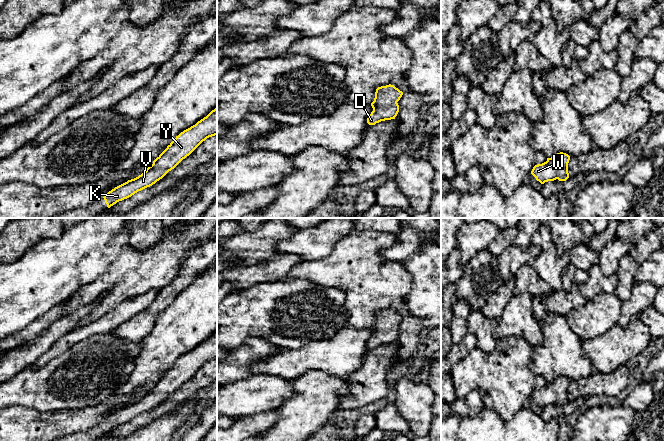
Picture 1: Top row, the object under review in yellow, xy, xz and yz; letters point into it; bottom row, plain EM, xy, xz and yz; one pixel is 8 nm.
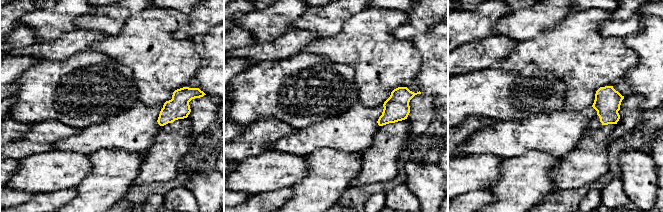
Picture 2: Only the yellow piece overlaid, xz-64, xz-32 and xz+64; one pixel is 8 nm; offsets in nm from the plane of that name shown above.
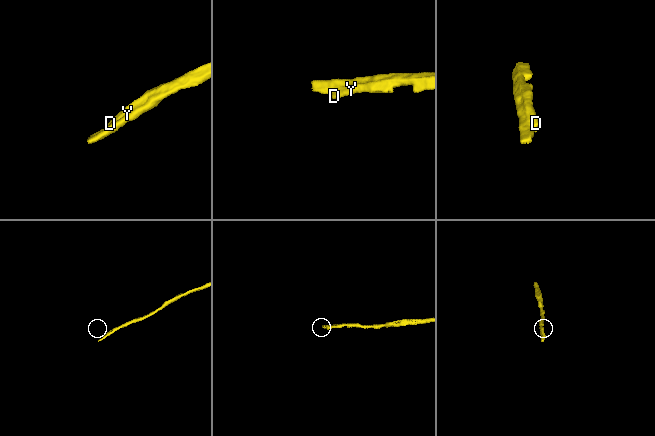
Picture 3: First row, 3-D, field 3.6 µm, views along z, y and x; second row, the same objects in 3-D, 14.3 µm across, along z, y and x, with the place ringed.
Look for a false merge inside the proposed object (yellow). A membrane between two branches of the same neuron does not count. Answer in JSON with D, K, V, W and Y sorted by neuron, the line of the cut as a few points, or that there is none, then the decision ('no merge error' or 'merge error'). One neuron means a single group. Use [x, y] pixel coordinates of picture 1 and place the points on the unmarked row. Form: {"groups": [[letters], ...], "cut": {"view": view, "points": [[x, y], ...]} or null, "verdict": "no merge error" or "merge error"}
{"groups": [["D", "K", "V", "W", "Y"]], "cut": null, "verdict": "no merge error"}

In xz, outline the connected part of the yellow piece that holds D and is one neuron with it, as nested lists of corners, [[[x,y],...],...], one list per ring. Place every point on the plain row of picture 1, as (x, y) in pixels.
[[[394,309],[381,310],[376,313],[374,325],[371,327],[373,335],[367,342],[369,349],[381,345],[395,343],[399,336],[398,325],[403,316]]]

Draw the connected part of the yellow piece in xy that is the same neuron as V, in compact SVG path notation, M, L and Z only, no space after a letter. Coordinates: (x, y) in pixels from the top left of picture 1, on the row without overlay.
M217 331L195 349L181 356L138 401L115 411L103 422L107 431L127 423L162 403L207 362L217 359Z

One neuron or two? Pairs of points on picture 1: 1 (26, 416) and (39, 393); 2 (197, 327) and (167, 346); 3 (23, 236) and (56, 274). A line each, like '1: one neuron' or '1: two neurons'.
1: two neurons
2: one neuron
3: two neurons

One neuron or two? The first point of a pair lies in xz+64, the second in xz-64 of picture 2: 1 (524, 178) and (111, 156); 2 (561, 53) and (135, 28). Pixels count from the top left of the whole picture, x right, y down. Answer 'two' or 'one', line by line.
1: one
2: one

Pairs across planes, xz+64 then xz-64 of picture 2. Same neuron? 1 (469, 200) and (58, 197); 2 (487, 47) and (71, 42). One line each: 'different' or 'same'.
1: same
2: same

